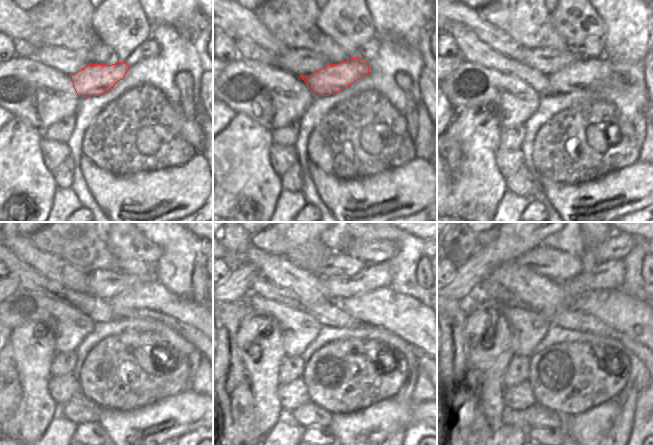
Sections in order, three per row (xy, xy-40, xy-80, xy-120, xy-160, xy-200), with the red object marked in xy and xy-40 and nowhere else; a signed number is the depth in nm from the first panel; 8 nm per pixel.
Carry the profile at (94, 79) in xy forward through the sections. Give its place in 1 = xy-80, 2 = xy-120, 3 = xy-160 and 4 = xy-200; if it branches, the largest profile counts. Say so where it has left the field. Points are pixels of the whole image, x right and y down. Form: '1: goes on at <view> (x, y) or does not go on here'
1: goes on at xy-80 (597, 74)
2: goes on at xy-120 (192, 321)
3: goes on at xy-160 (413, 321)
4: goes on at xy-200 (631, 316)

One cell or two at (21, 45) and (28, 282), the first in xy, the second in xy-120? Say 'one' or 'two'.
one

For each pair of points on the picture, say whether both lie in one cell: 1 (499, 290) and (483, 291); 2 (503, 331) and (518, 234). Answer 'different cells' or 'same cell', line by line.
1: same cell
2: different cells

